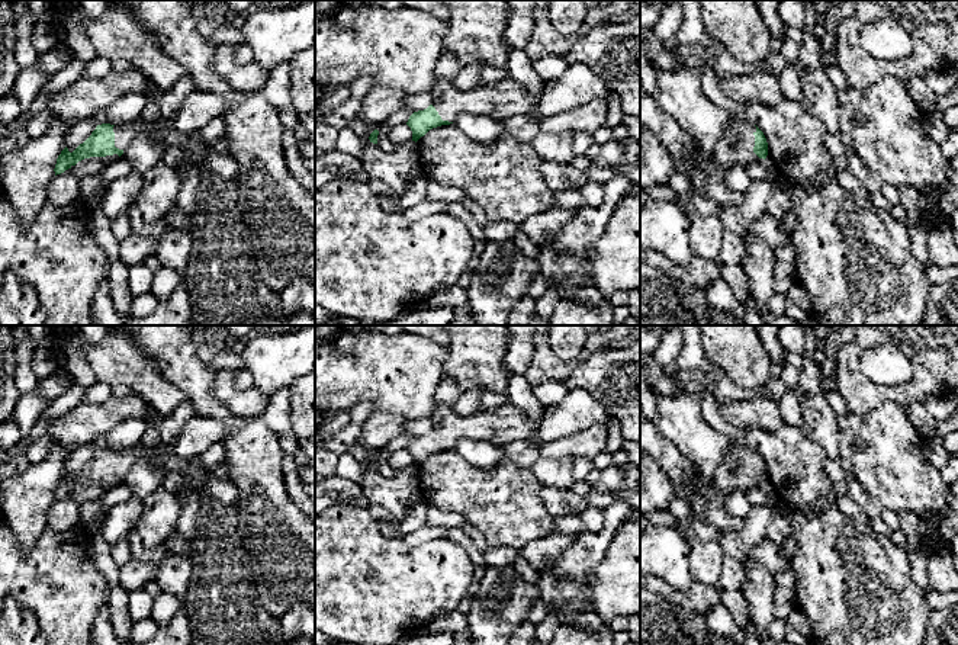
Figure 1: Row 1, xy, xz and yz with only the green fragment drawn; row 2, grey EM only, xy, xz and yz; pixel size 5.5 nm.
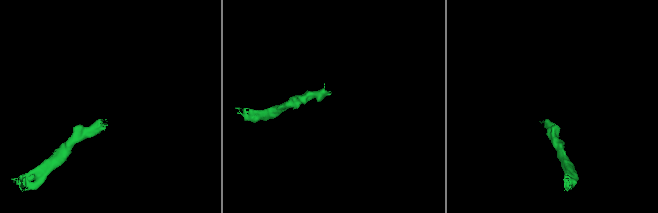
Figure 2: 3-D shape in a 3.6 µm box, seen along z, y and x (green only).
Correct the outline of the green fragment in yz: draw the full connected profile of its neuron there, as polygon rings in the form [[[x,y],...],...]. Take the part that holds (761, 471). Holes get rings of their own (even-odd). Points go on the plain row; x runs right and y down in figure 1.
[[[732,445],[723,461],[713,474],[713,482],[720,492],[723,503],[734,490],[748,490],[766,484],[768,468],[763,458],[750,447]]]

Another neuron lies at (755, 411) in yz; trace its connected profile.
[[[769,398],[729,401],[720,405],[720,413],[730,423],[761,426],[768,431],[777,431],[784,426],[777,401]]]

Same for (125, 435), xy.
[[[131,417],[118,421],[113,429],[106,434],[107,449],[123,452],[136,447],[142,443],[142,437],[148,429],[144,418]]]

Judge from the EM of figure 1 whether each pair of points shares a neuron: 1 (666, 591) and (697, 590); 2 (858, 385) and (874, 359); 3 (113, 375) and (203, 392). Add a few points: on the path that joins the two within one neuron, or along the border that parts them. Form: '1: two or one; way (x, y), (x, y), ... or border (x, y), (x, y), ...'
1: one; way (674, 596), (690, 596)
2: two; border (880, 345), (860, 362), (860, 371), (873, 382)
3: two; border (153, 365), (189, 400)

